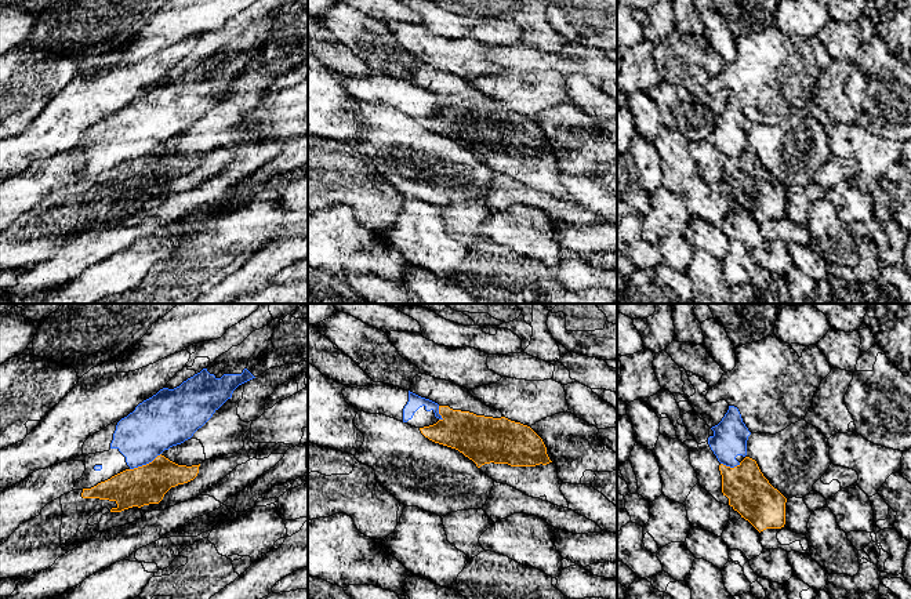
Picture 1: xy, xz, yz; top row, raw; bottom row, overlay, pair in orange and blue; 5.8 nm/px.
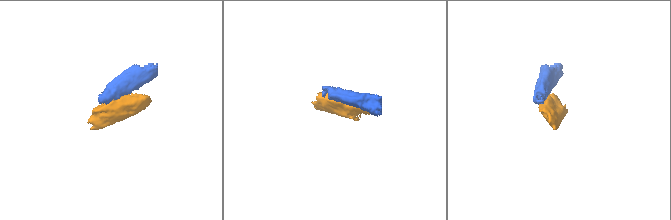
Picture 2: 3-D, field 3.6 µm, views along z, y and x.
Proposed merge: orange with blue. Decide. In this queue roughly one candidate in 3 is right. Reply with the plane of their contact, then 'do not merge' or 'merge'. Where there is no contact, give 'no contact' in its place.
contact in xy; do not merge

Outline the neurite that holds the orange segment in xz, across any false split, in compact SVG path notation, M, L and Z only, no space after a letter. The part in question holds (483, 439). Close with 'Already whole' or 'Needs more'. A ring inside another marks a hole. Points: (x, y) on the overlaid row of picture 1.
M439 406L439 414L442 418L436 424L420 428L425 438L458 450L497 483L508 484L533 498L545 495L548 502L569 508L560 491L563 482L558 478L558 467L549 460L542 439L530 426L505 417L476 415L449 406Z. Needs more

